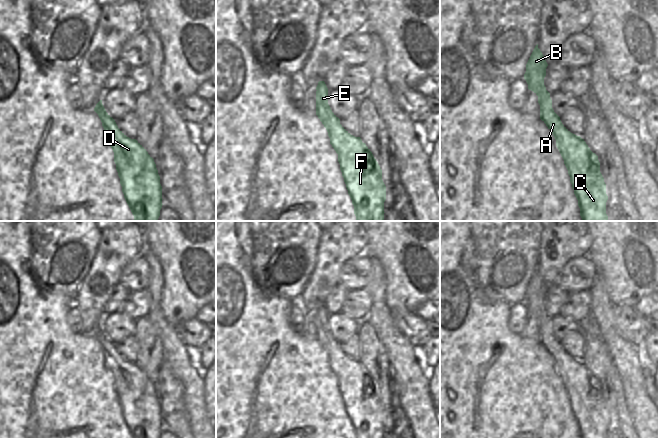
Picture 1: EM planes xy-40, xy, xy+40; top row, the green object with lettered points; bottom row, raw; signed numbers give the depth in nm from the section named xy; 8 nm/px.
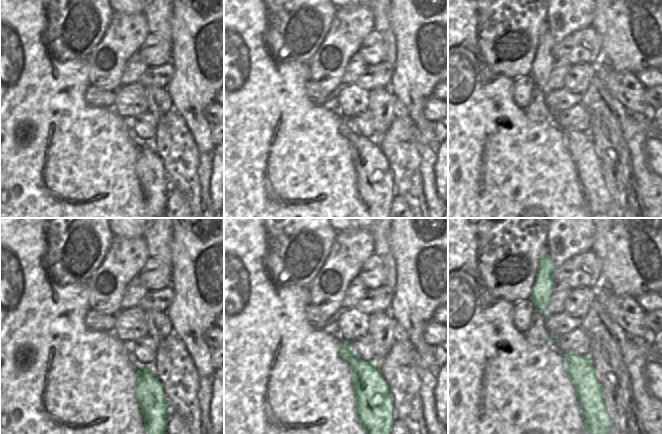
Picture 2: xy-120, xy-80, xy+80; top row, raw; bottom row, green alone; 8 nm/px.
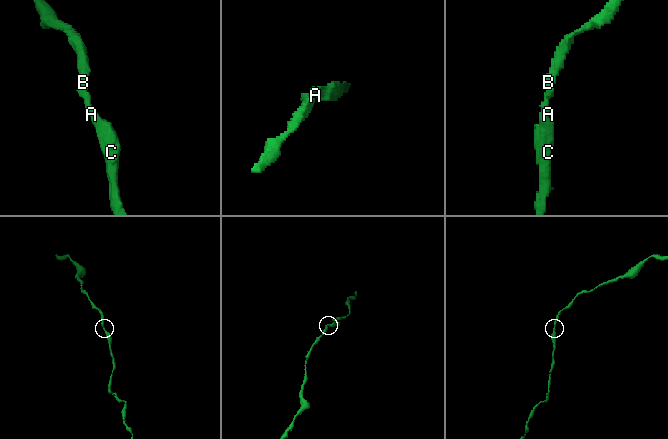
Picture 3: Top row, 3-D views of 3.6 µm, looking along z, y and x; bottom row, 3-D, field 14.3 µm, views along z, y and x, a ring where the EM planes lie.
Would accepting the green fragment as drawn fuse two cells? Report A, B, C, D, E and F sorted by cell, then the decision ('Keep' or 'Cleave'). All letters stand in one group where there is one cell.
Groups: A B C D E F. Keep

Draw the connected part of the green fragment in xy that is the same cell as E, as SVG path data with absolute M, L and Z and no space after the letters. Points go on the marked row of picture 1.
M319 81L316 90L316 115L326 128L330 144L338 154L356 221L384 221L386 186L378 162L361 138L351 135L332 112L325 82Z

